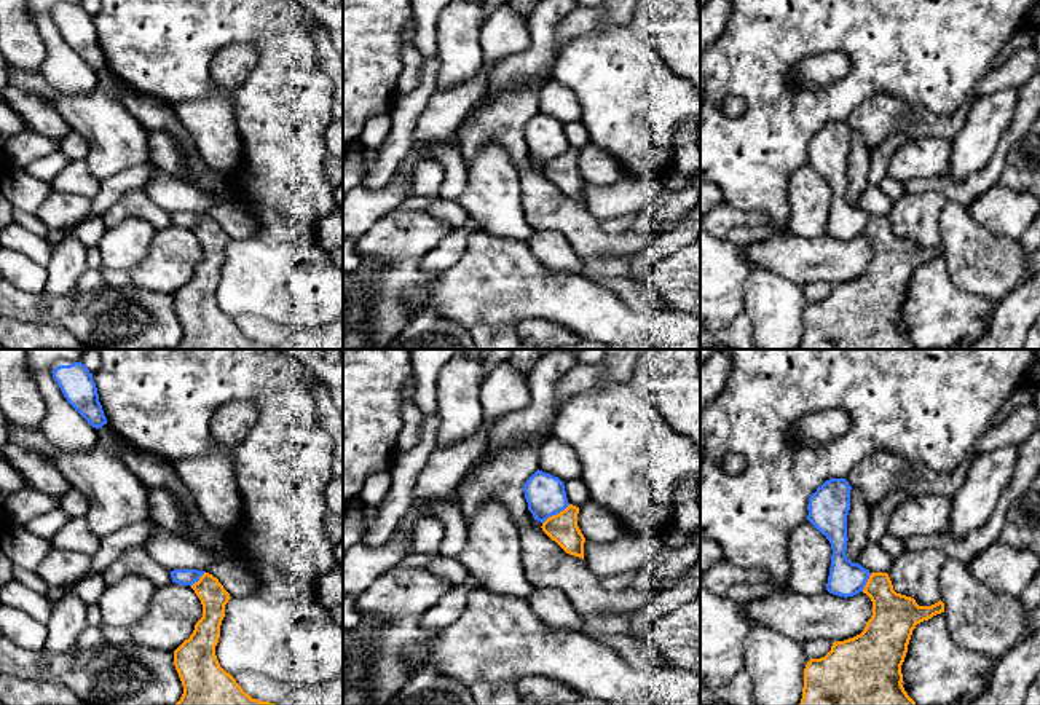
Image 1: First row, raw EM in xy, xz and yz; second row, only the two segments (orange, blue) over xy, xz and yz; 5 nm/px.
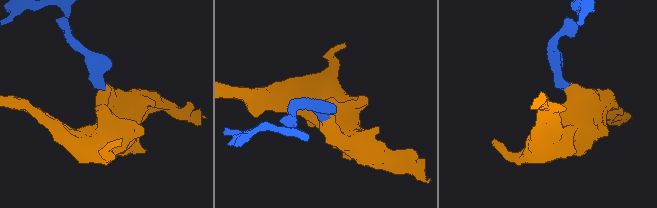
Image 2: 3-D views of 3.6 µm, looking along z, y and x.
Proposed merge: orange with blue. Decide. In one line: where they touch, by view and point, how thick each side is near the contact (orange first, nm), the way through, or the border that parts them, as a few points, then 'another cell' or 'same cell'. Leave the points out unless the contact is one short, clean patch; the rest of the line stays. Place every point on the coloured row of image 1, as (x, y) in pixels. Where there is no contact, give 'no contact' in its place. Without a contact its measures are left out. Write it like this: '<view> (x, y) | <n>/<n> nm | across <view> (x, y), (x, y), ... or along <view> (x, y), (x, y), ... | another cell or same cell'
xz (557, 514) | 150/200 nm | along xz (570, 504), (543, 523) | another cell

